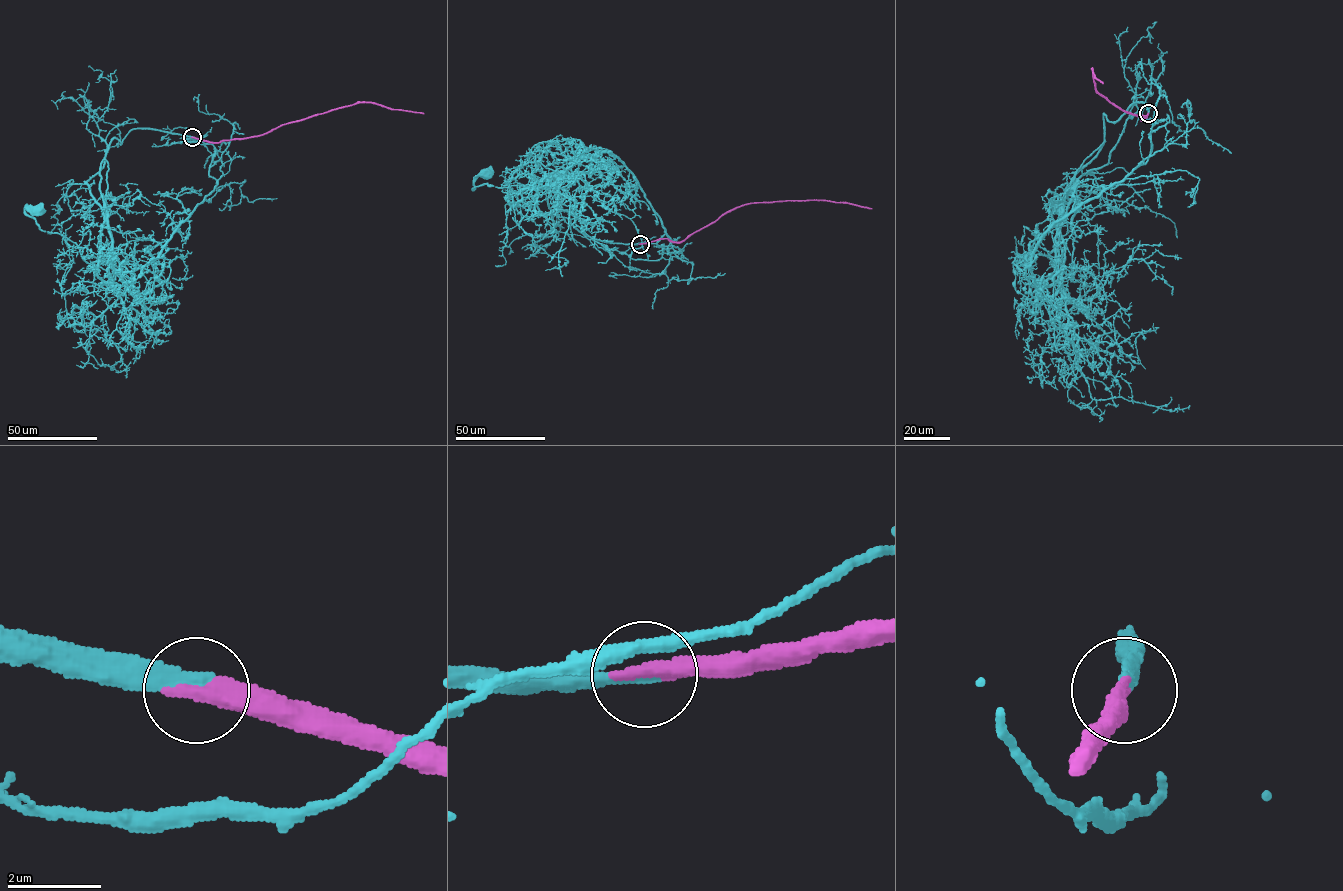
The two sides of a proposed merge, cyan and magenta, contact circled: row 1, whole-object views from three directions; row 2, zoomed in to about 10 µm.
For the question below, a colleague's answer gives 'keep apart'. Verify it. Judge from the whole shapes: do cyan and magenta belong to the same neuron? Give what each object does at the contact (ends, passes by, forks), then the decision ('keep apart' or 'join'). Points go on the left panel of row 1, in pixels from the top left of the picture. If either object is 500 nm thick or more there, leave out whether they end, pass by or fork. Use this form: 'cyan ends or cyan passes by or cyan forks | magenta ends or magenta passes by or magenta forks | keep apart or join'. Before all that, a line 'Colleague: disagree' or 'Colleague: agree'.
Colleague: disagree
cyan ends | magenta ends | join

